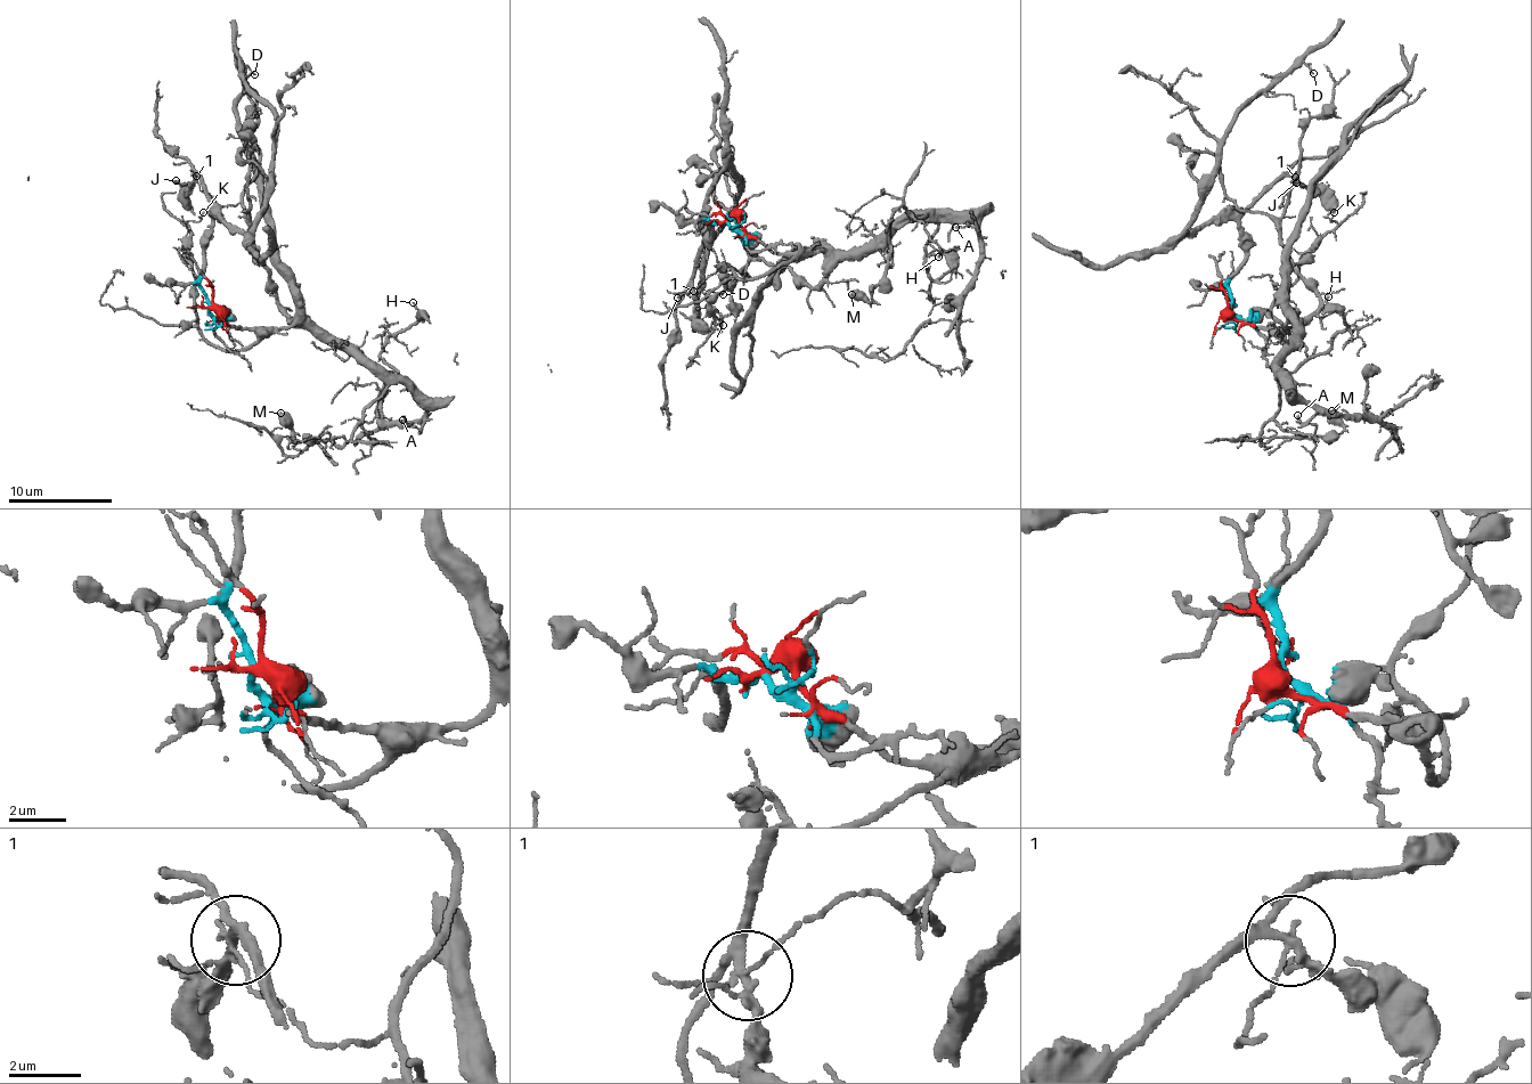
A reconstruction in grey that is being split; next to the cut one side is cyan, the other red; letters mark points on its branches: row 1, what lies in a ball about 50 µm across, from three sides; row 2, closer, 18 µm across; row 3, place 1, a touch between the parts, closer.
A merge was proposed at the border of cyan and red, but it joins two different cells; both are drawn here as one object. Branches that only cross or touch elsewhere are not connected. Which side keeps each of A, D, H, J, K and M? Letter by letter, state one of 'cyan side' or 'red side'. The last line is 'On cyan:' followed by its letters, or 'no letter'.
A: red side
D: cyan side
H: red side
J: cyan side
K: red side
M: red side
On cyan: D, J

